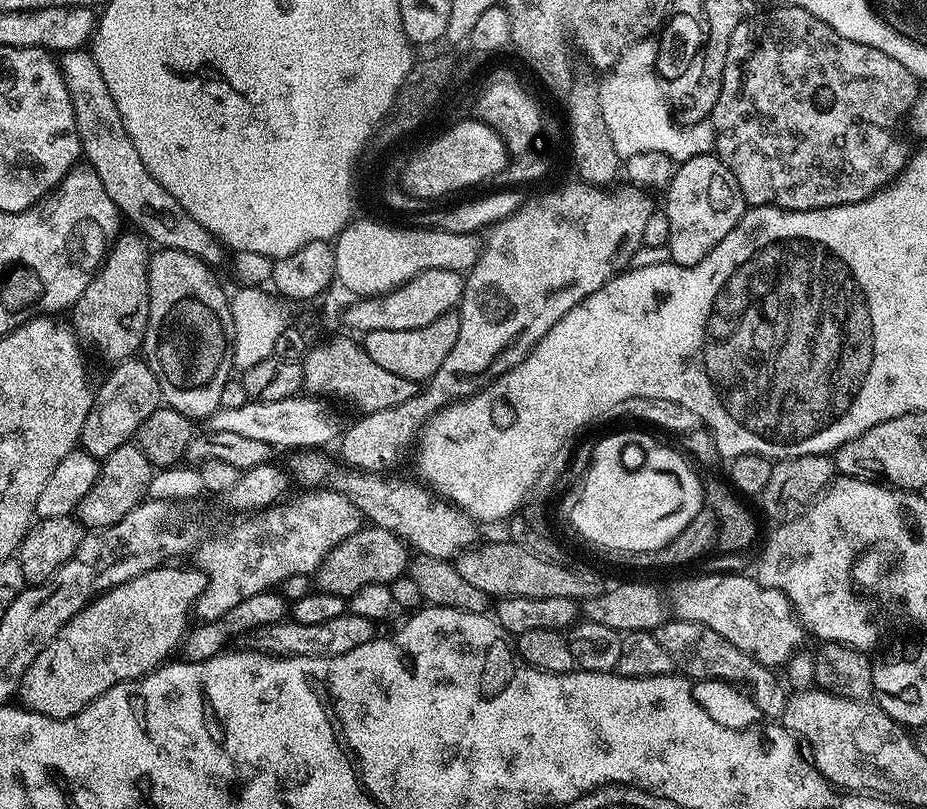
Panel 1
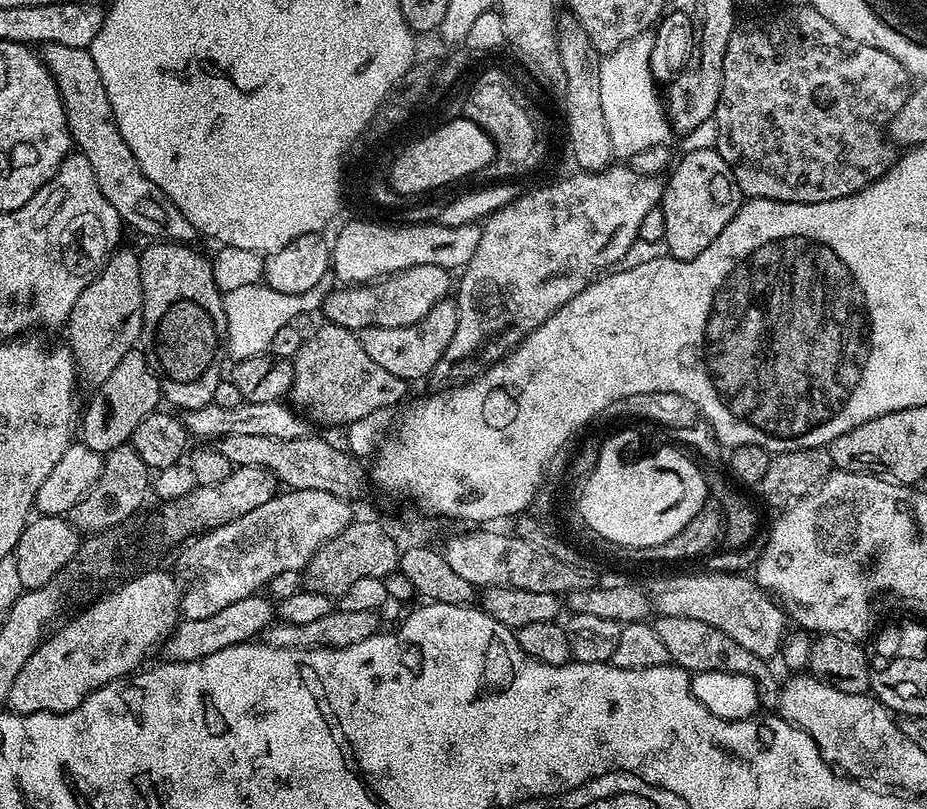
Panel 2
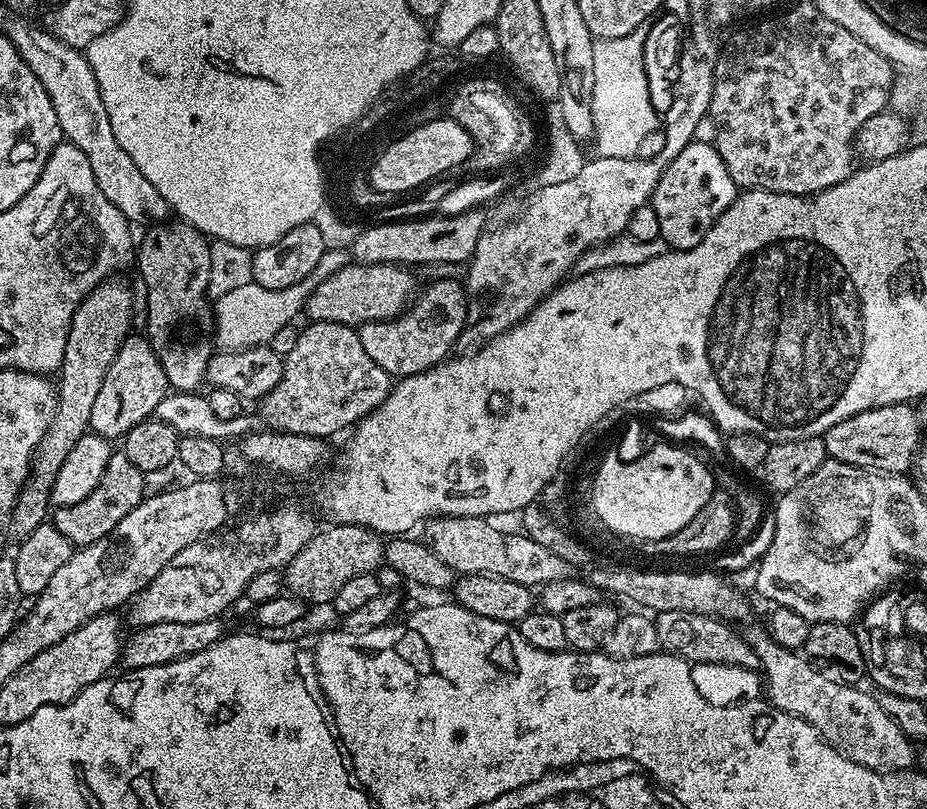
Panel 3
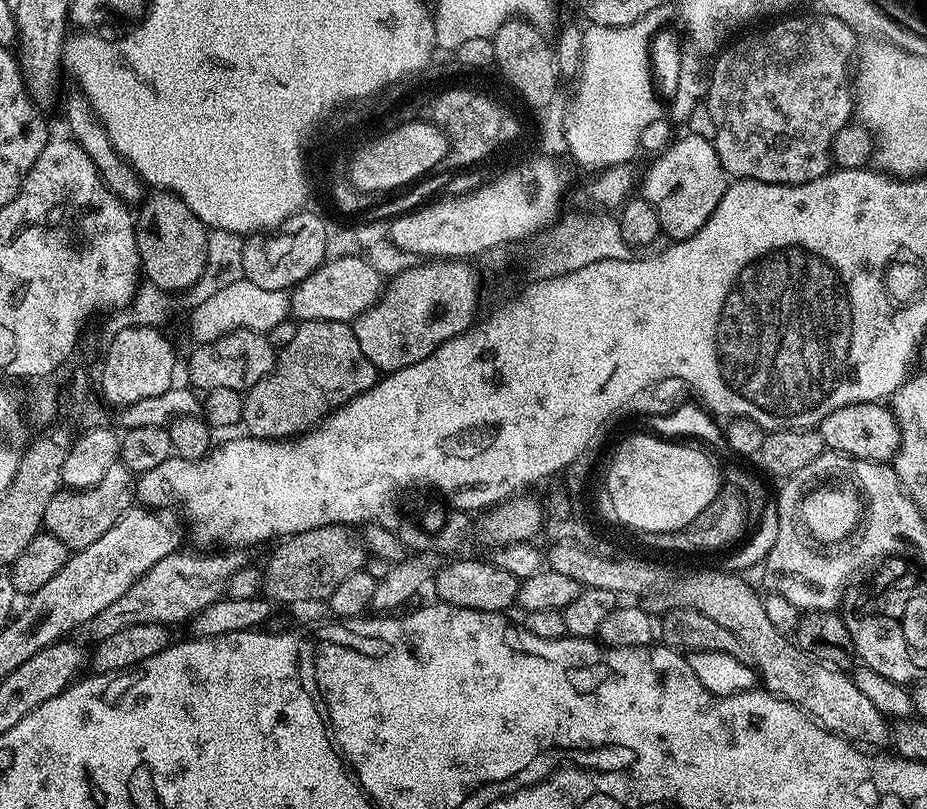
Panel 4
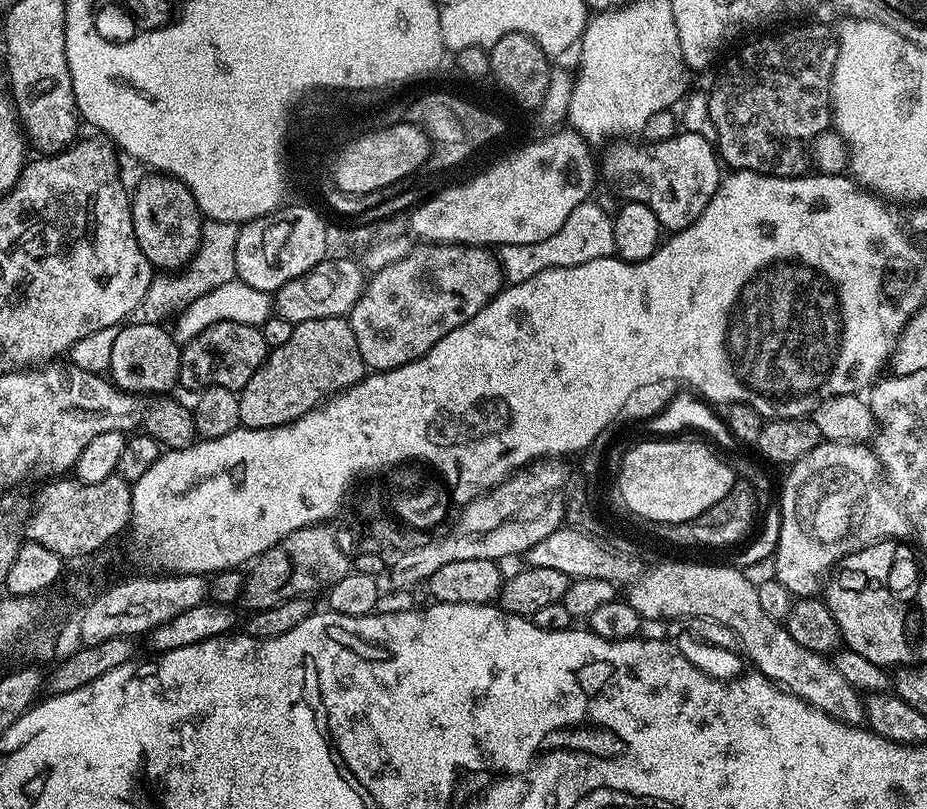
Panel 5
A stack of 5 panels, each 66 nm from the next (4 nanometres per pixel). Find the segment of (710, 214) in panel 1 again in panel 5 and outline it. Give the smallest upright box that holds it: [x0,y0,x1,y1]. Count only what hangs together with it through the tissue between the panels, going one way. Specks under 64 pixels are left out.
[608,130,722,229]

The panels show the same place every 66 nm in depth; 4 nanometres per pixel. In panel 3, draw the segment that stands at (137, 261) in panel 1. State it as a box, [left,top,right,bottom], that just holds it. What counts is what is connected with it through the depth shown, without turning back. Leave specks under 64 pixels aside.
[7,278,134,541]

